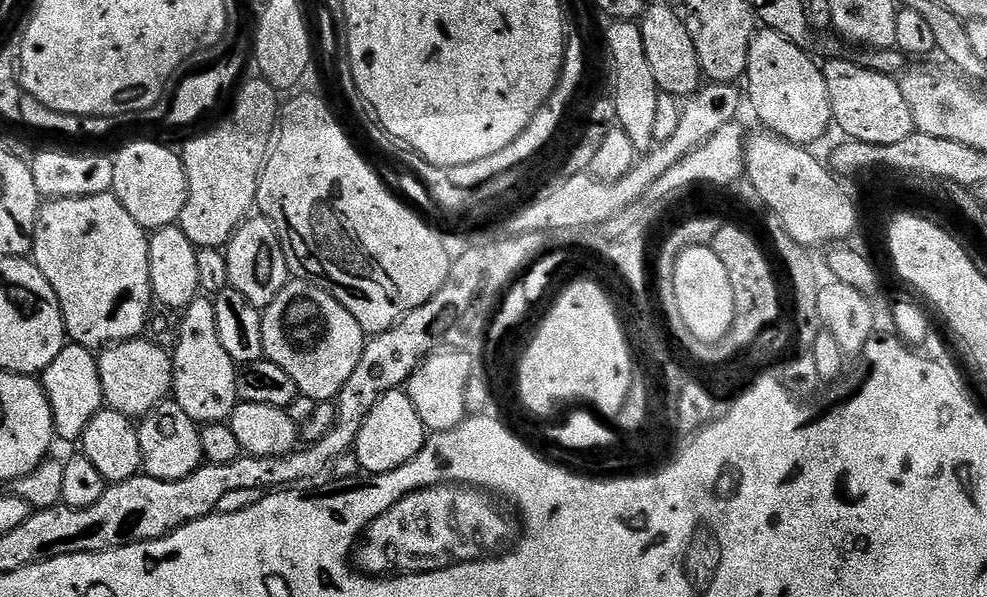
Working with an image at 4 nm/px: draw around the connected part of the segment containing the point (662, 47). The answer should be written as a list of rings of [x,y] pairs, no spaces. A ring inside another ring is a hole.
[[[652,2],[644,9],[638,23],[646,46],[646,58],[650,58],[650,70],[654,70],[661,93],[677,98],[693,96],[702,86],[702,73],[685,17],[681,13],[679,16],[668,4]]]

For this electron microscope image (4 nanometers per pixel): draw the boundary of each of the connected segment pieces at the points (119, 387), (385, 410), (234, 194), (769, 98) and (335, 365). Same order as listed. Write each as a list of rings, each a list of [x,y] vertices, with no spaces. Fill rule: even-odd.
[[[137,338],[122,340],[118,344],[105,347],[98,356],[98,374],[102,378],[102,394],[107,407],[129,418],[143,418],[153,412],[159,404],[169,399],[172,391],[172,358],[167,348],[161,348],[153,340]]]
[[[397,390],[382,394],[374,410],[366,414],[366,422],[362,422],[362,430],[358,430],[354,455],[365,473],[398,470],[398,466],[410,462],[410,458],[414,458],[422,450],[425,439],[426,429],[422,418],[418,418],[418,410],[414,410],[414,402],[410,402],[407,391]]]
[[[261,78],[242,84],[239,85],[240,93],[239,88],[235,93],[236,105],[232,113],[213,132],[196,136],[182,147],[188,197],[182,206],[178,226],[197,249],[223,249],[256,208],[260,169],[270,151],[270,137],[278,124],[278,93]]]
[[[767,30],[757,31],[750,42],[750,50],[748,51],[748,70],[746,73],[746,81],[748,80],[748,92],[746,88],[746,96],[752,99],[752,108],[756,111],[756,116],[761,120],[763,127],[769,132],[774,132],[776,135],[781,136],[783,140],[788,140],[792,144],[802,144],[805,146],[812,146],[815,140],[820,140],[828,132],[828,127],[833,127],[834,121],[832,119],[832,107],[830,106],[830,94],[826,90],[826,78],[822,71],[821,65],[815,64],[814,61],[808,57],[809,53],[803,48],[799,48],[794,42],[790,42],[786,38],[782,38],[782,34],[777,32],[769,32]]]
[[[292,278],[274,302],[263,309],[260,321],[265,357],[294,378],[297,393],[318,402],[335,401],[358,367],[366,343],[366,333],[354,322],[354,314],[320,285]]]

